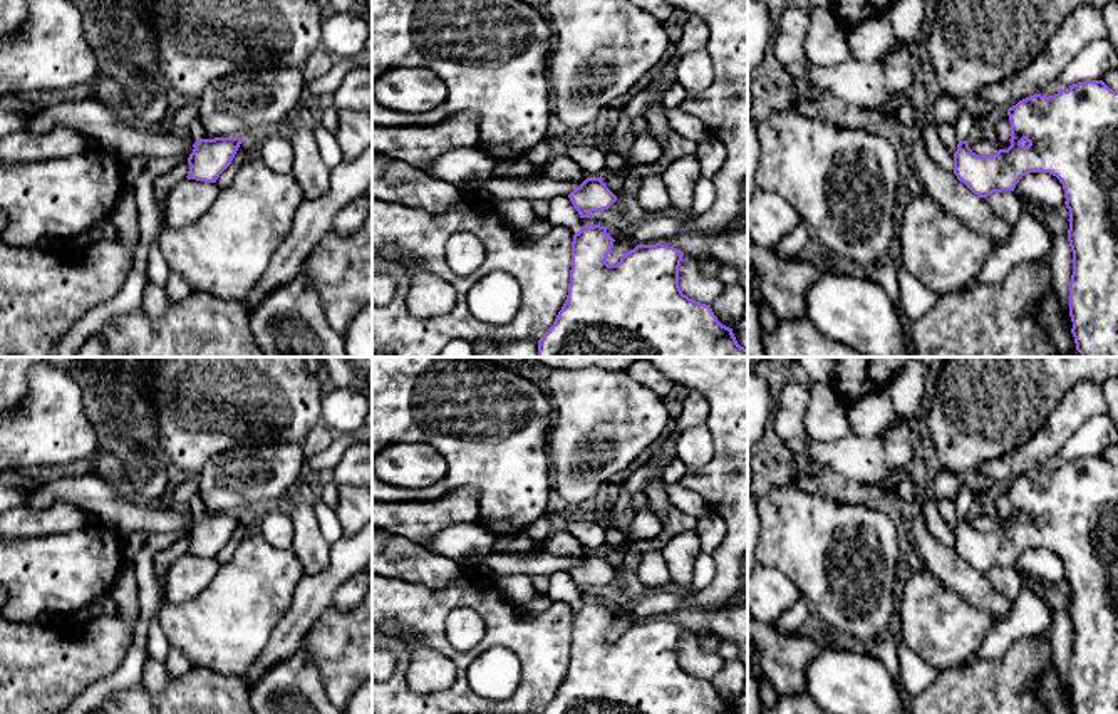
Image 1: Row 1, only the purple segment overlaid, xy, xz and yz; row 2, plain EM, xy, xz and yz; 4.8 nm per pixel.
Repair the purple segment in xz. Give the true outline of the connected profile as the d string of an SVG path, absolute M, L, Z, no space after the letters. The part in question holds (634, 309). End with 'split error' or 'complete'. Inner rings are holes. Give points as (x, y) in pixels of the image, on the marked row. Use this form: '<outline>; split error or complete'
M585 225L573 235L567 300L553 325L538 340L538 357L748 357L732 329L722 325L711 305L696 302L679 287L684 251L662 243L637 245L617 265L607 263L613 238L605 226Z; complete

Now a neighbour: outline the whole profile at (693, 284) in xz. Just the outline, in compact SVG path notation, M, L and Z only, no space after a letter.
M686 253L679 266L679 287L684 295L706 305L712 305L724 290L724 283L717 278L709 278L701 273L699 258Z

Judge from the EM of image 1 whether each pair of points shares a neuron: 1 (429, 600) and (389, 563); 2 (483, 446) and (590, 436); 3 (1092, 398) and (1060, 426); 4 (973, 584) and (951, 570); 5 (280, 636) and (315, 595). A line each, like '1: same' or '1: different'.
1: different
2: different
3: same
4: same
5: same

